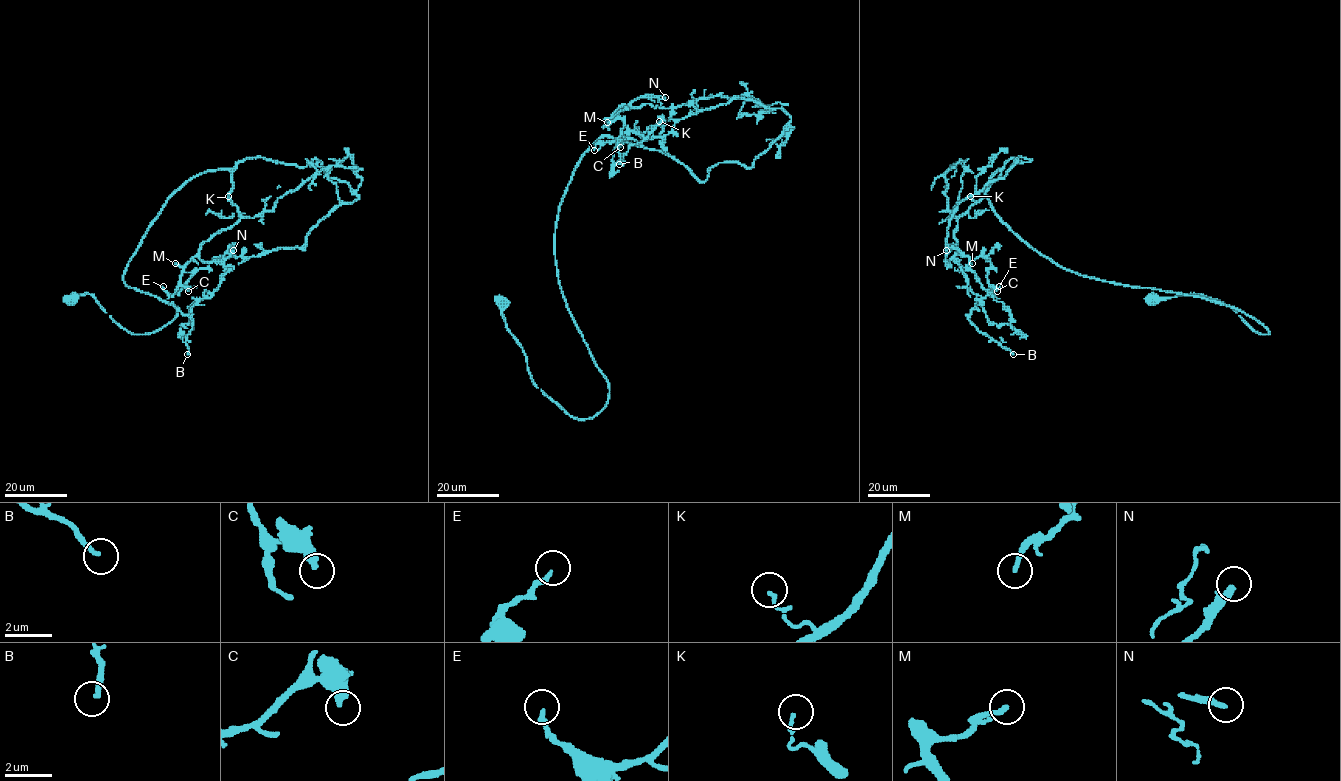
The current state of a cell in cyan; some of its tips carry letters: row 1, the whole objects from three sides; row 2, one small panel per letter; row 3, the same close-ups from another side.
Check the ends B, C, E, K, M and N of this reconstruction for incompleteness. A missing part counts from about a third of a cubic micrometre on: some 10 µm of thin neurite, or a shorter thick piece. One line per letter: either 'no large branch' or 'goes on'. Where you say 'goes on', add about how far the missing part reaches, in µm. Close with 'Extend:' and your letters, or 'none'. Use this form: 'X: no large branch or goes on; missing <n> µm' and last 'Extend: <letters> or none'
B: goes on; missing 15 µm
C: no large branch
E: no large branch
K: no large branch
M: no large branch
N: goes on; missing 25 µm
Extend: B, N

